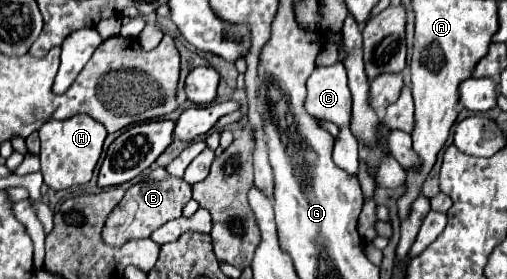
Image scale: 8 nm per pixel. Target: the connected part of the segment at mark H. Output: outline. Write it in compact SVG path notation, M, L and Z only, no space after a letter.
M81 113L81 115L73 115L69 119L63 119L63 121L49 119L39 129L39 137L41 137L43 181L45 181L47 187L59 191L59 189L67 189L67 187L73 187L73 185L87 183L91 179L93 169L97 165L97 159L101 155L107 131L99 121Z

